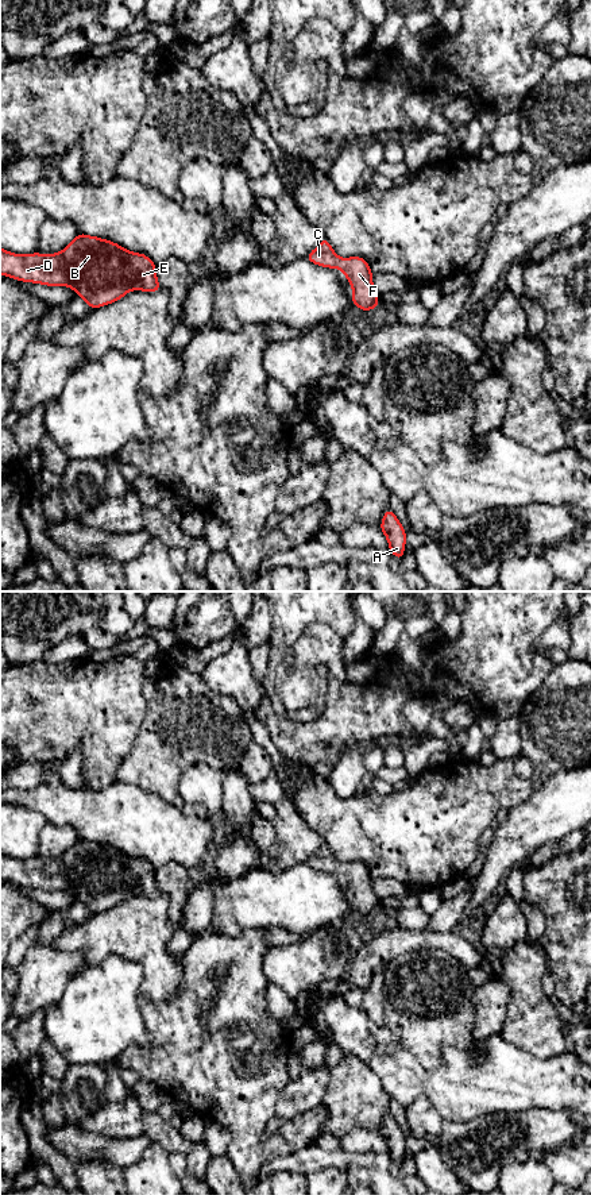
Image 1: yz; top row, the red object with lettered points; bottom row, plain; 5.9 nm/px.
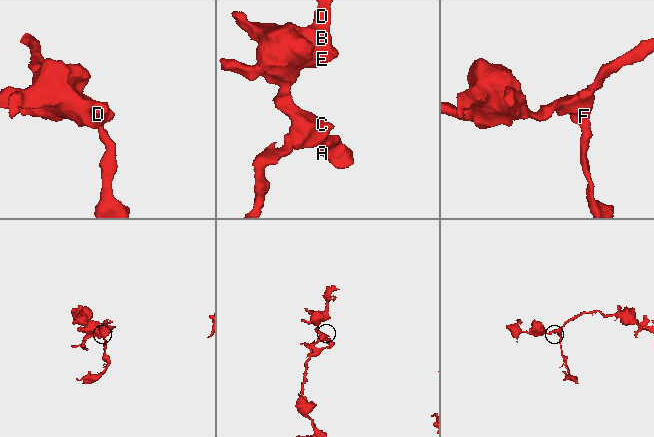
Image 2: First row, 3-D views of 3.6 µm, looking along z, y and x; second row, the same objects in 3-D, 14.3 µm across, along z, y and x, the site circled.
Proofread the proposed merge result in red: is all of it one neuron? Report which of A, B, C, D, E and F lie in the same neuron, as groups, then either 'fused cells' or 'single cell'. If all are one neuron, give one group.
A B C D E F | single cell

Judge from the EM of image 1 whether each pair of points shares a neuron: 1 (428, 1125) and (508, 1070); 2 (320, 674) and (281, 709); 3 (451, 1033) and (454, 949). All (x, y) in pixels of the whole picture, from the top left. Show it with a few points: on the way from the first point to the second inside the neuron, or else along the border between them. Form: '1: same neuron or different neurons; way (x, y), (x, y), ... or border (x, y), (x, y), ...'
1: different neurons; border (410, 1103), (420, 1097), (427, 1097), (444, 1121)
2: same neuron; way (320, 690), (319, 701), (305, 714), (297, 714)
3: different neurons; border (424, 948), (445, 951), (468, 970)

